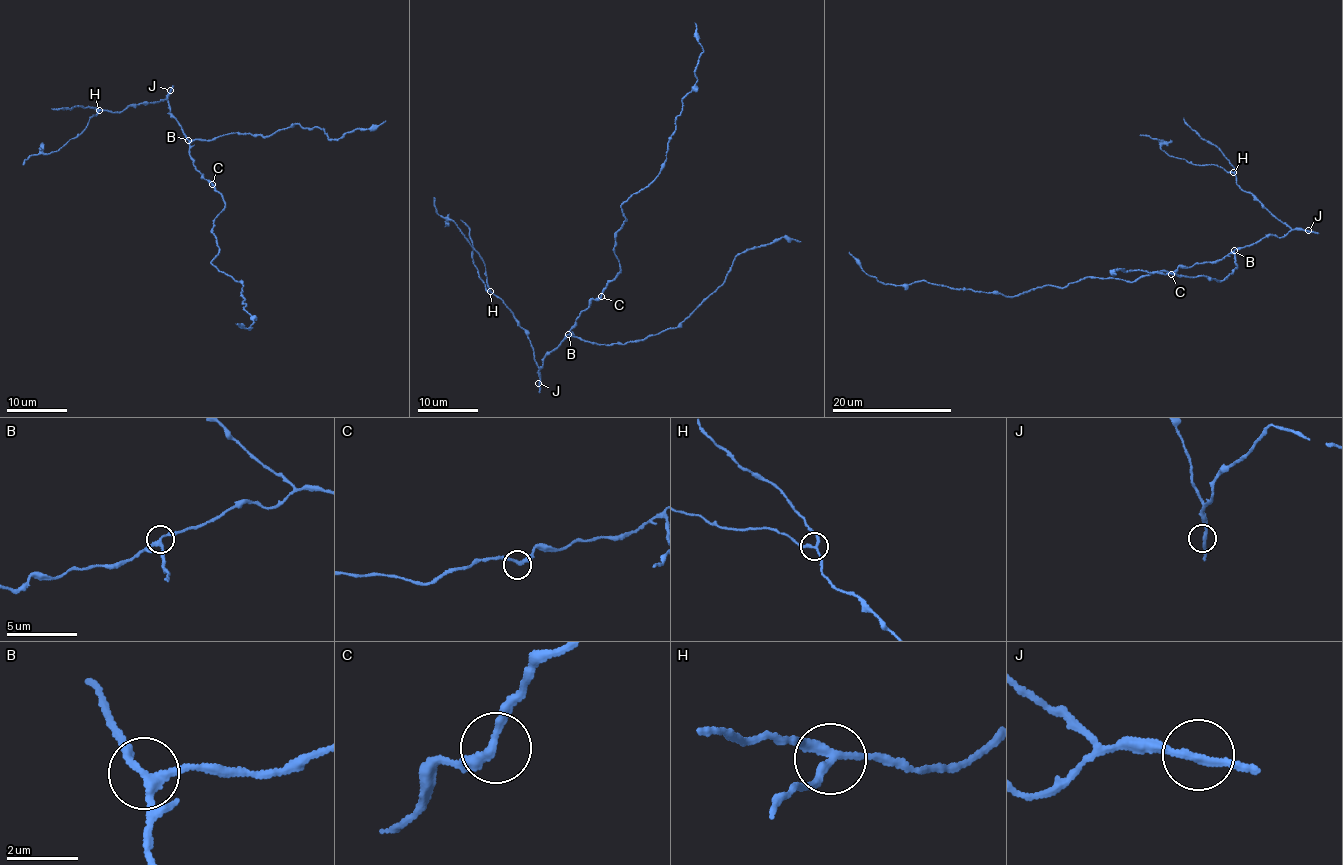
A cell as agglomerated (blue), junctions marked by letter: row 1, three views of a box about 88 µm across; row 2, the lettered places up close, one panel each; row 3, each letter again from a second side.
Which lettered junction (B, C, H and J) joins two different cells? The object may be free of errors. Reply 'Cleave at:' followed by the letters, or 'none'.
Cleave at: H

